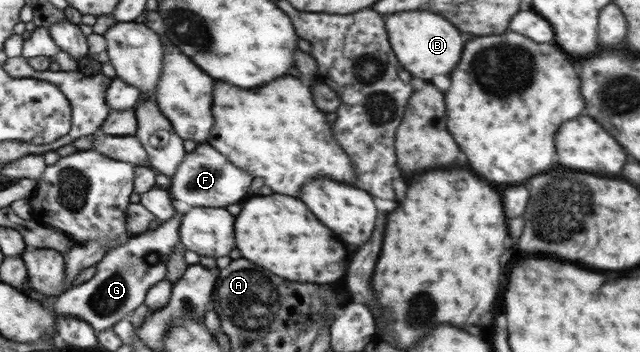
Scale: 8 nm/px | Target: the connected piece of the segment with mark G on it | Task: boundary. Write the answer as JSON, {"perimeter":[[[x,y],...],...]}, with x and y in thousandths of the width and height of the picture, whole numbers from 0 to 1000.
{"perimeter":[[[273,594],[272,616],[253,631],[252,645],[228,656],[216,676],[205,673],[200,690],[172,707],[150,753],[148,784],[127,810],[111,810],[89,844],[83,881],[91,895],[128,903],[158,946],[192,909],[198,889],[220,872],[227,864],[231,827],[258,787],[263,722],[278,693],[278,645],[284,611]]]}

